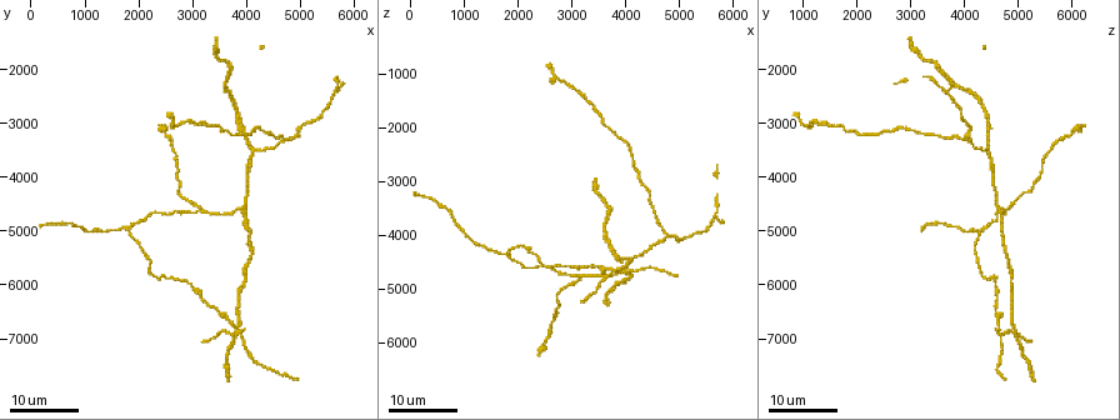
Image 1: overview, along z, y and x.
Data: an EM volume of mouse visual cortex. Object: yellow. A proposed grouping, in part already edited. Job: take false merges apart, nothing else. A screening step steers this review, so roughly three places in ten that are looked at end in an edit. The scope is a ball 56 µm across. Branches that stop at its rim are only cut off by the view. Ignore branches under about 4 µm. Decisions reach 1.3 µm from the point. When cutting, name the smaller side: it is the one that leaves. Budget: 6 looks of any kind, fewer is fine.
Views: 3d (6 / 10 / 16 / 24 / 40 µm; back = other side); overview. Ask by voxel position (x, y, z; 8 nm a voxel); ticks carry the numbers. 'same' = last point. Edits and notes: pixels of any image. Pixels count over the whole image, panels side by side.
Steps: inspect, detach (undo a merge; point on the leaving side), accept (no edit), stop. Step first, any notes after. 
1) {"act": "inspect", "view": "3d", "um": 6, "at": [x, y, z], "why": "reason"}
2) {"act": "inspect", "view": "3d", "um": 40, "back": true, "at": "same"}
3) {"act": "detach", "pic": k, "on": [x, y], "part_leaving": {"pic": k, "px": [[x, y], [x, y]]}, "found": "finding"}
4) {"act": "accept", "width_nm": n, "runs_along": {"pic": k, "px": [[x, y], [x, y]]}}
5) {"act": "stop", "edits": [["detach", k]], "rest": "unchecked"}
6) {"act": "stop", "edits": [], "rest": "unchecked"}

{"act": "inspect", "view": "3d", "um": 24, "at": [3950, 4650, 4650], "why": "arms part here"}

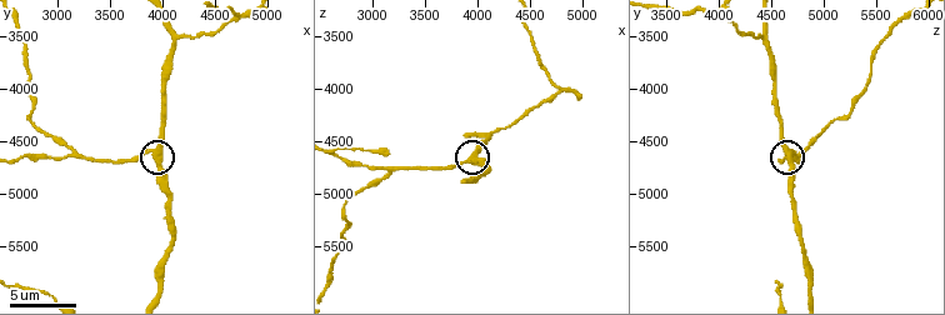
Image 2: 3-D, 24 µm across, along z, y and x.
{"act": "inspect", "view": "3d", "um": 6, "at": [3980, 4620, 4640], "why": "zoom in"}

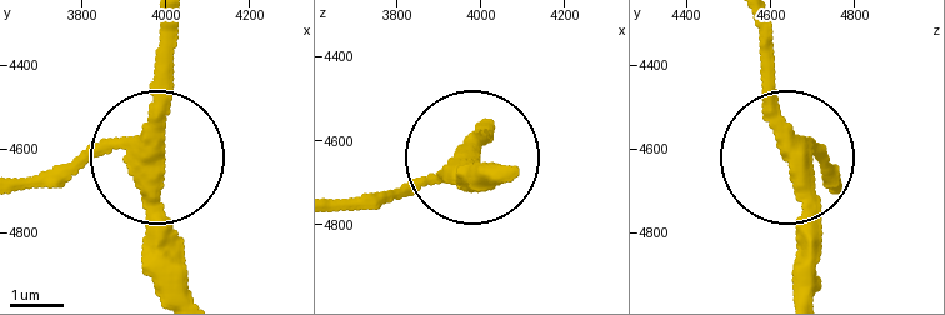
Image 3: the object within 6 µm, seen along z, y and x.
{"act": "accept", "arms": 3, "found": "all the same cell"}

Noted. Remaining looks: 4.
{"act": "inspect", "view": "3d", "um": 24, "at": [4750, 3350, 4000], "why": "three-way junction"}

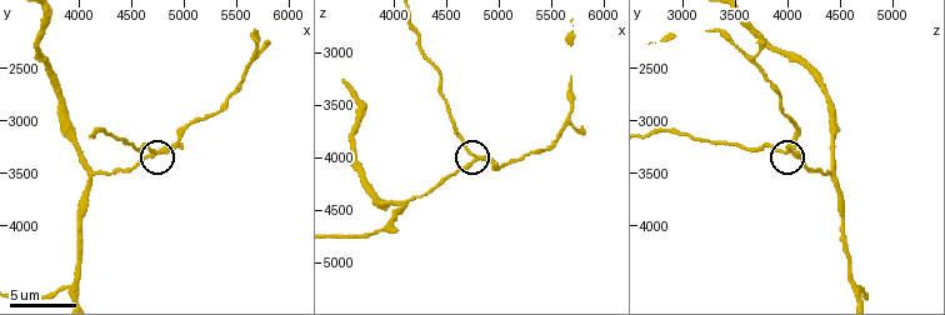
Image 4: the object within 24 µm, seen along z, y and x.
{"act": "inspect", "view": "3d", "um": 10, "at": [4760, 3320, 3980]}

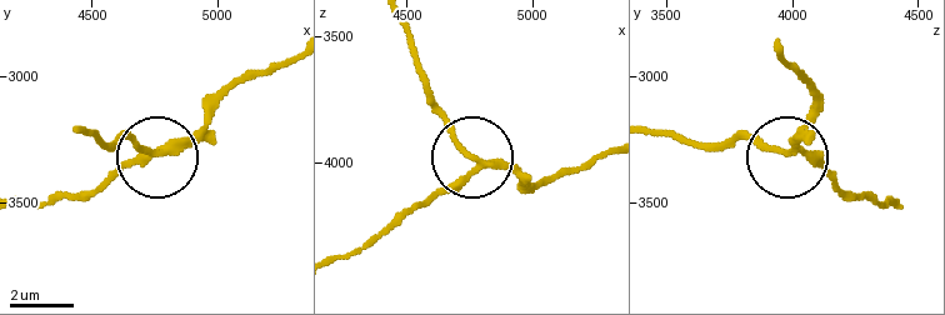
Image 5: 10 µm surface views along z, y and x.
{"act": "detach", "pic": 5, "on": [460, 144], "width_nm": 200, "part_leaving": {"pic": 5, "px": [[496, 168], [459, 138], [436, 105], [408, 25]]}, "found": "two cells meet here"}

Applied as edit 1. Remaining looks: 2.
{"act": "stop", "edits": [["detach", 5]], "rest": "unchecked"}

